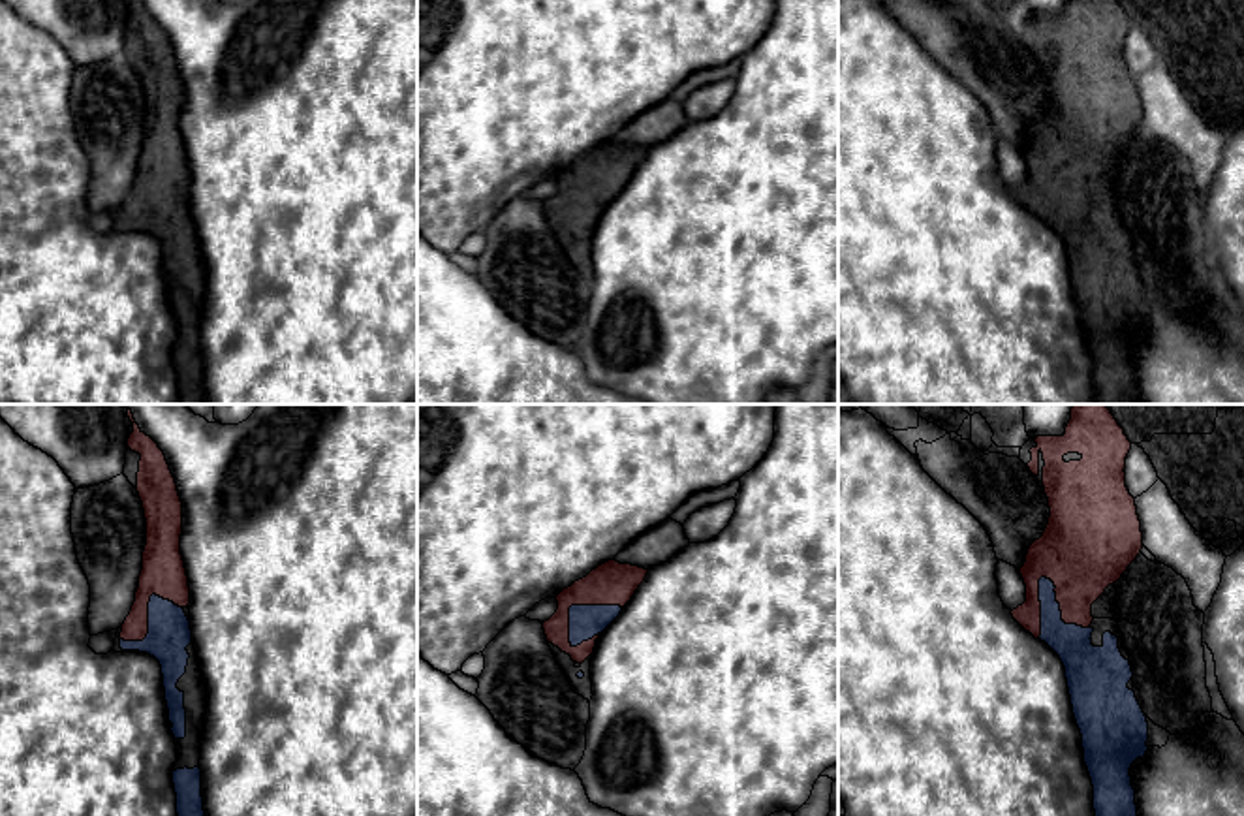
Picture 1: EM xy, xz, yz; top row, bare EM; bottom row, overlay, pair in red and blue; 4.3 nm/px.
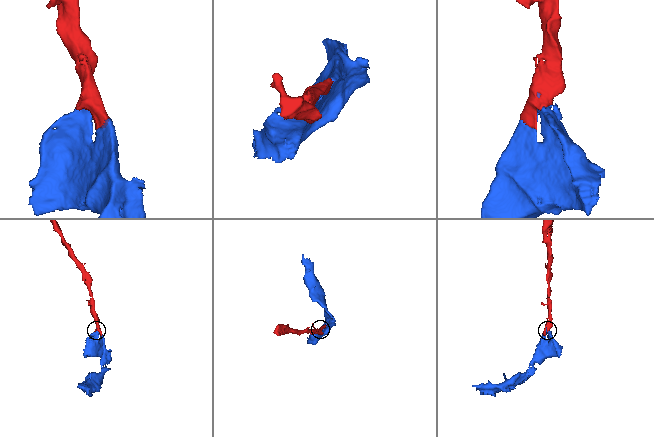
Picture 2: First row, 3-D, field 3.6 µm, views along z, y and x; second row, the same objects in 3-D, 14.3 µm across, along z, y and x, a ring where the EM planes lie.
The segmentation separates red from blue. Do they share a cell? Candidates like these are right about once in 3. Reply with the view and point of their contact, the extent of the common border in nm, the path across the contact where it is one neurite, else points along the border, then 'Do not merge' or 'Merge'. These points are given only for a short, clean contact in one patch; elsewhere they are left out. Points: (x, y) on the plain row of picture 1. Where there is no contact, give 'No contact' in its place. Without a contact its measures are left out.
Touches red at yz (1060, 188). Shared border 300 nm. Merge

